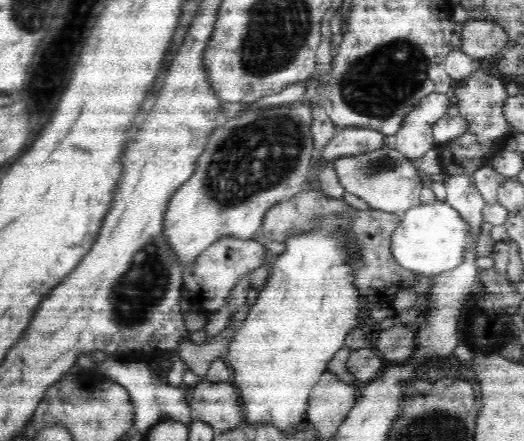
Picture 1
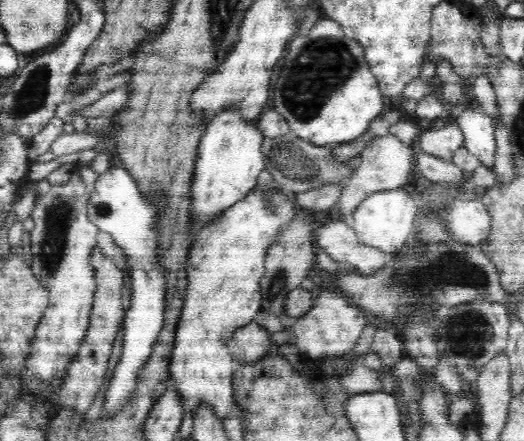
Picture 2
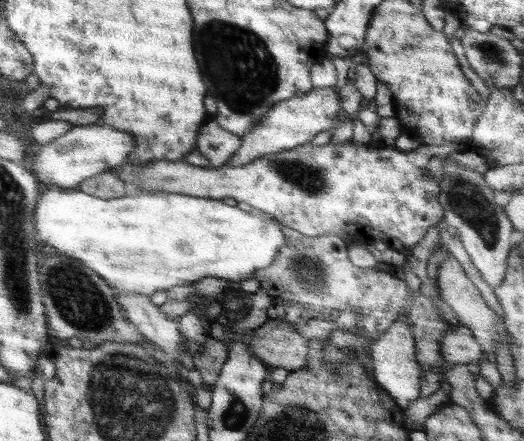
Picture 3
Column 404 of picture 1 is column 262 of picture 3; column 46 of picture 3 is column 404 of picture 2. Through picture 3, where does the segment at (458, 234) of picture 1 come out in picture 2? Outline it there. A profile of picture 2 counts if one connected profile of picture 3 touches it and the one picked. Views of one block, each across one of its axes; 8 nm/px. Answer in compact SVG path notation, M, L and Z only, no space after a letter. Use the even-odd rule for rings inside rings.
M398 188L398 190L385 190L372 193L360 203L352 216L345 223L355 230L358 240L365 245L383 250L385 253L396 252L404 246L404 242L412 238L416 220L418 220L418 200L412 194Z

